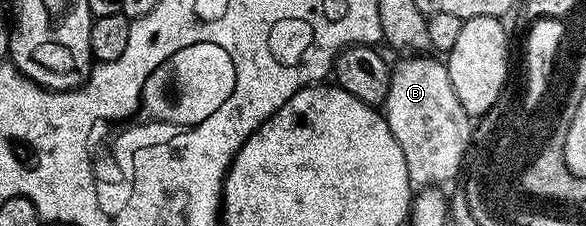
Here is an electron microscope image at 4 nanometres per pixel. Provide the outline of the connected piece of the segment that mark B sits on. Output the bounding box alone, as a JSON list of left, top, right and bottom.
[382,53,474,189]

